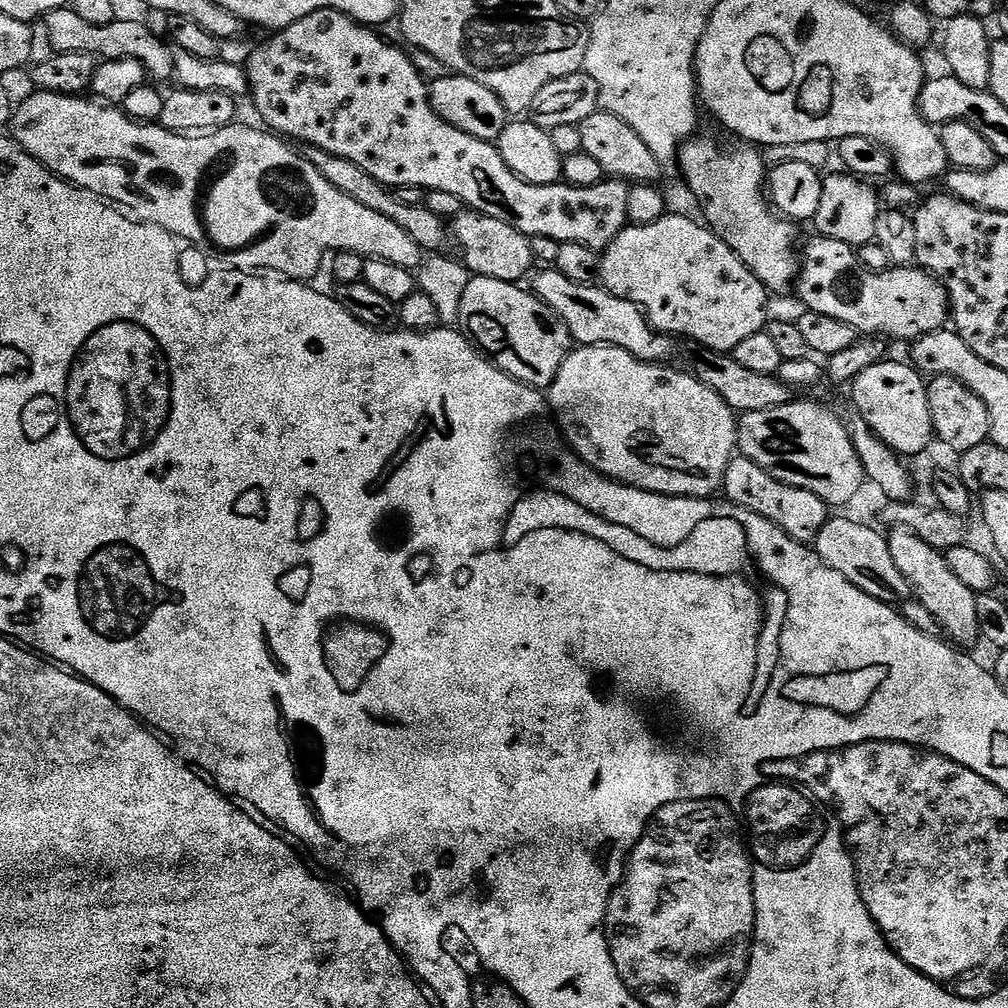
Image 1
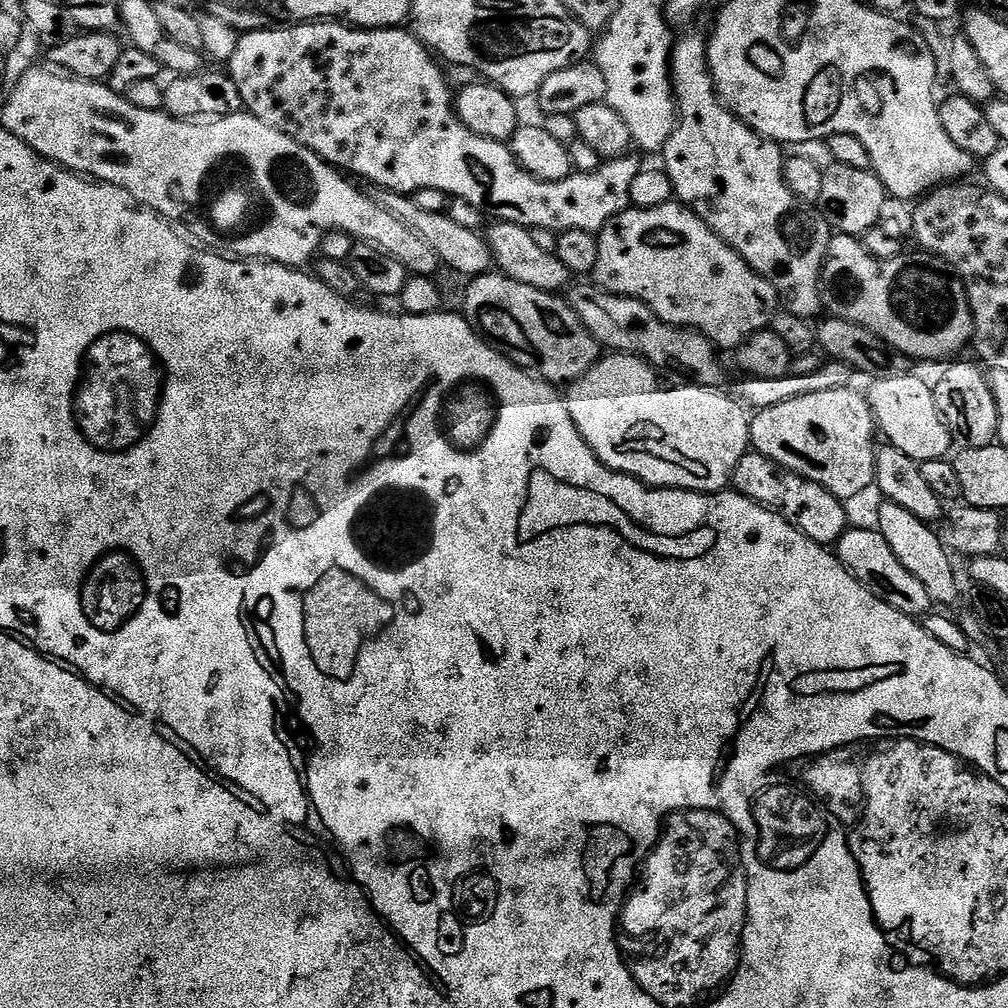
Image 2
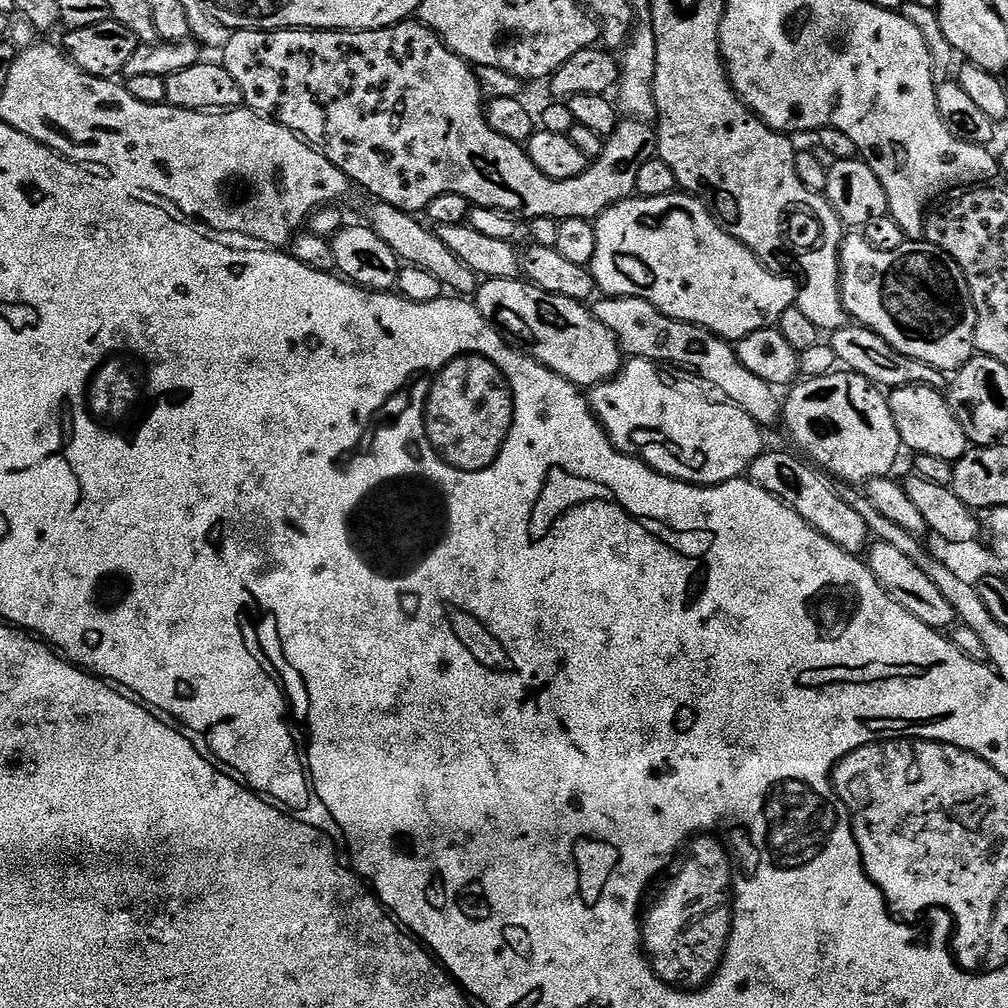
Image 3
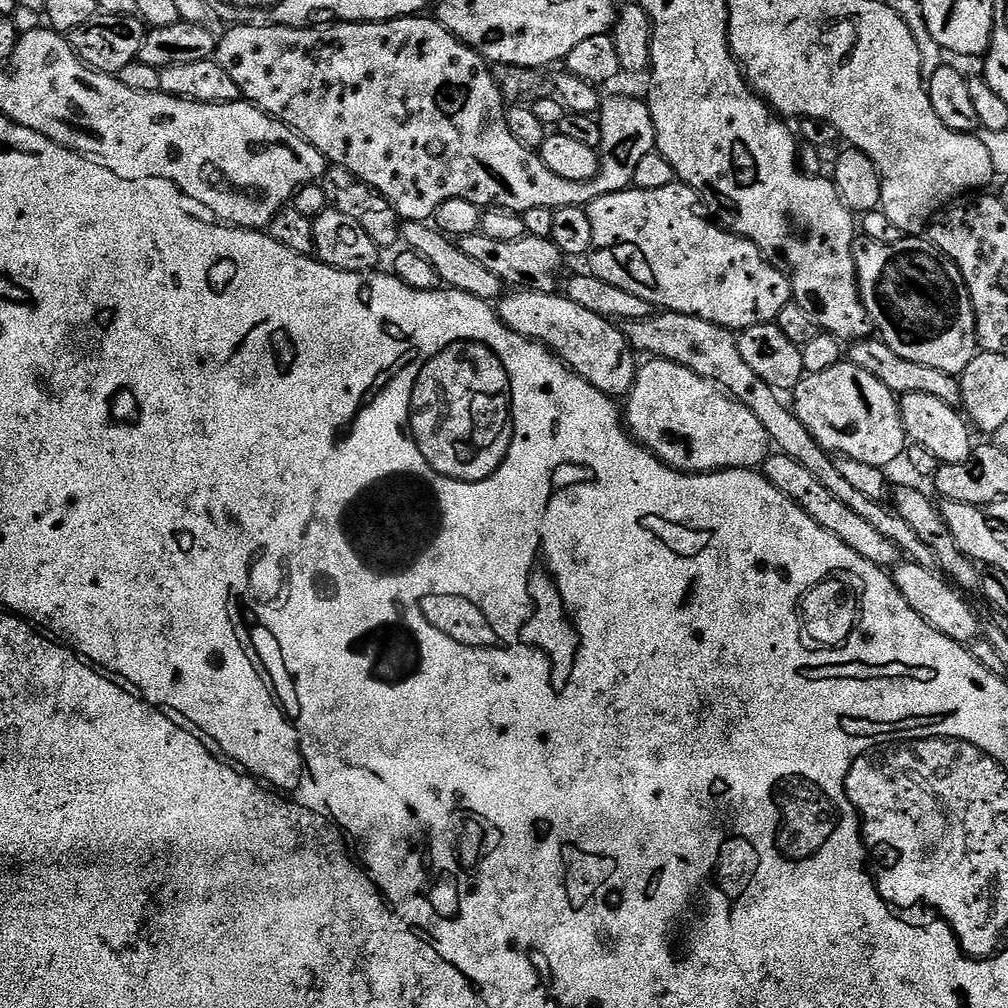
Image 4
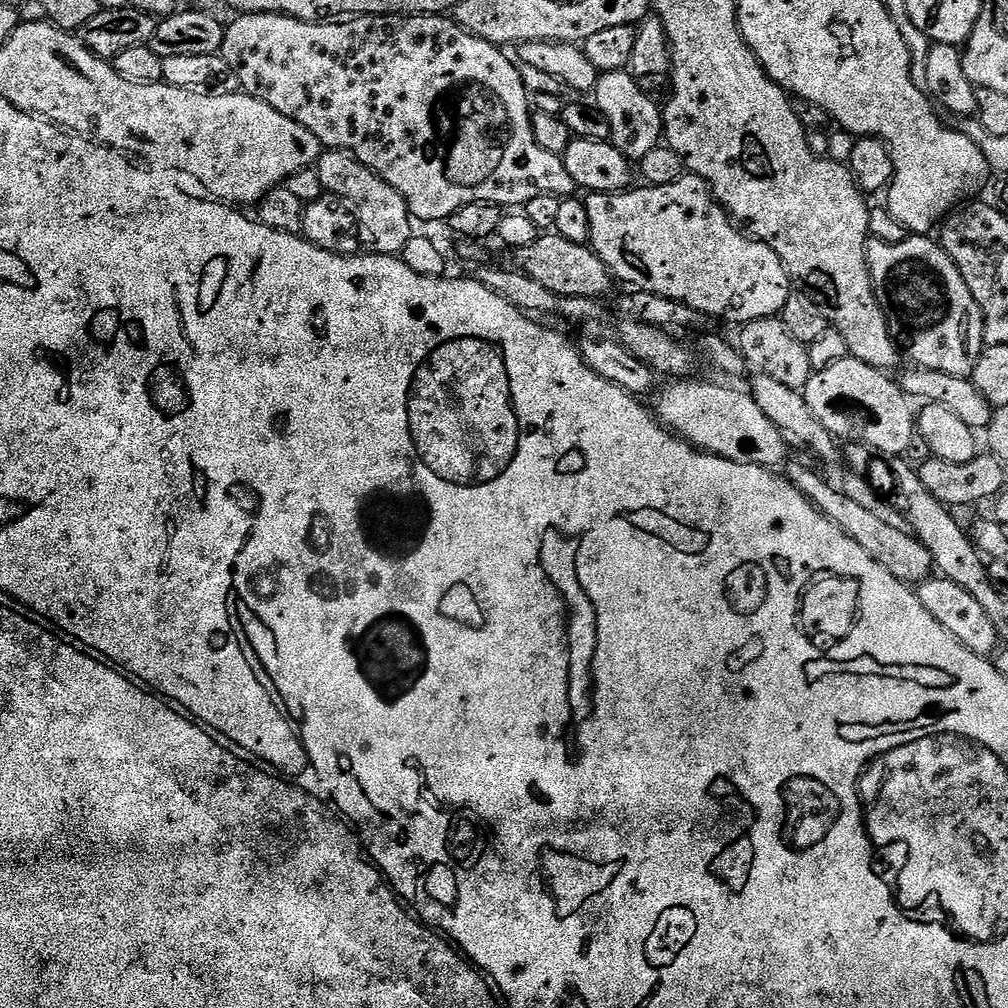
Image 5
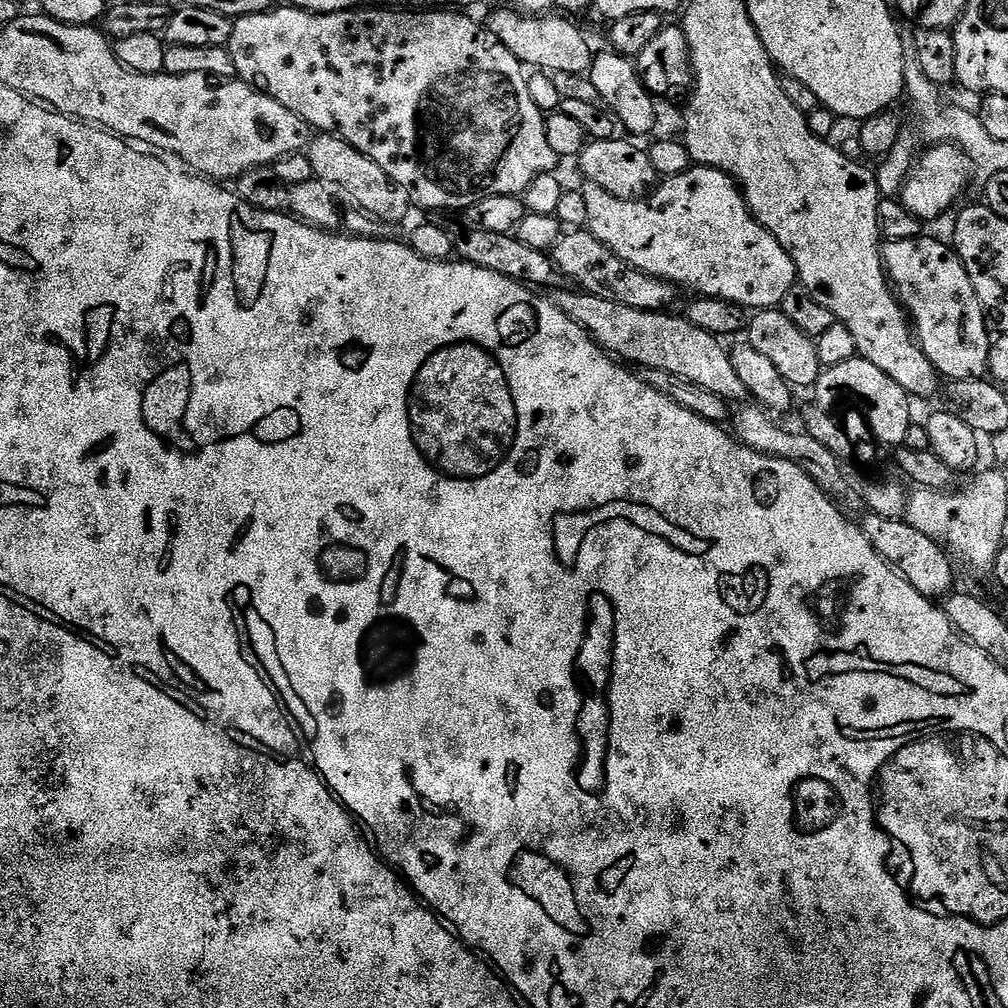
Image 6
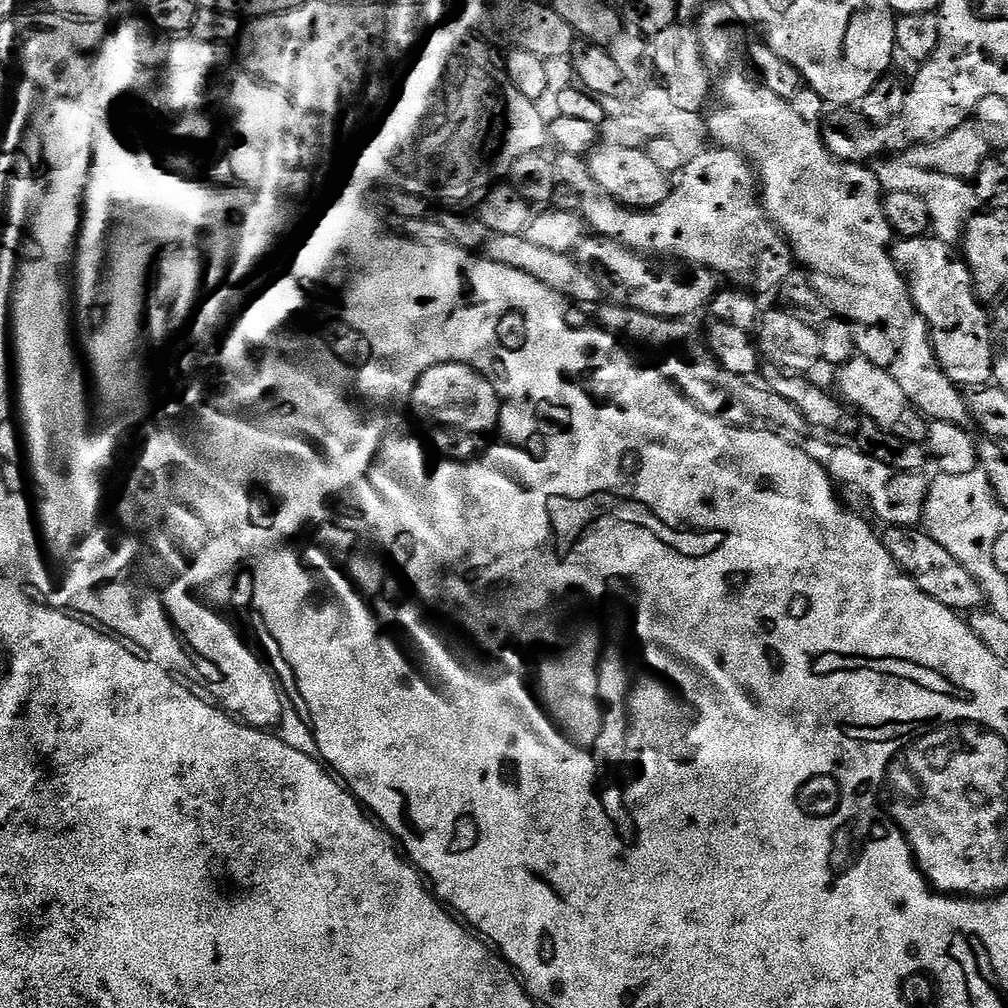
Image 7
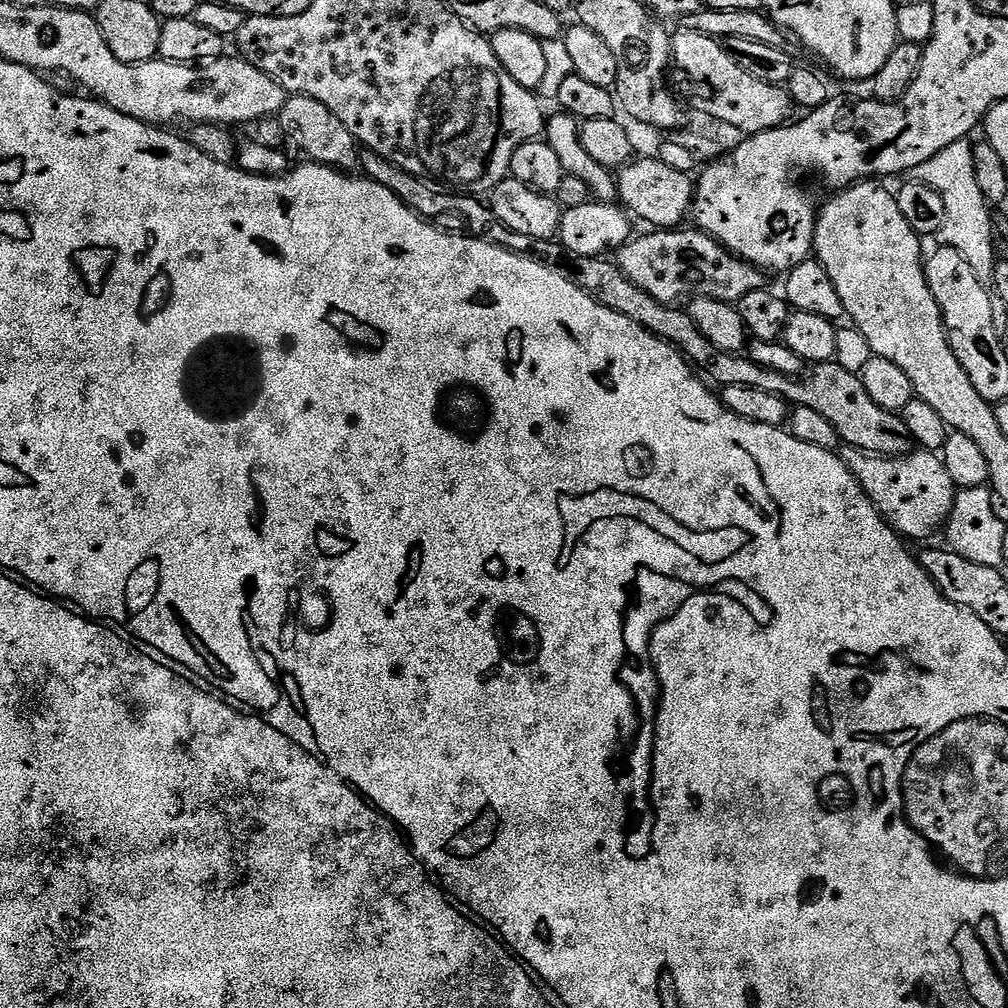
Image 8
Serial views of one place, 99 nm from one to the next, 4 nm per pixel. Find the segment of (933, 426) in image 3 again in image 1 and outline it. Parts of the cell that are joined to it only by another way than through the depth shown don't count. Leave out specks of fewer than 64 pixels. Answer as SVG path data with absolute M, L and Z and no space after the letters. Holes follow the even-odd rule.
M885 358L880 363L862 370L850 385L852 400L860 411L859 419L867 424L872 434L886 442L901 457L916 456L934 444L928 385L925 377L911 363L899 364Z

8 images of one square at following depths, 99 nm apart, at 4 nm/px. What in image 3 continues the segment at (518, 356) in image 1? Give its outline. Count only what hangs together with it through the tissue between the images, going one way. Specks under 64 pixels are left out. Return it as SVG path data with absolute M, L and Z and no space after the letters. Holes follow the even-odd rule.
M513 278L485 279L474 293L474 303L482 318L493 328L515 341L543 368L569 380L581 390L604 384L621 370L620 344L581 301L543 292L523 279Z

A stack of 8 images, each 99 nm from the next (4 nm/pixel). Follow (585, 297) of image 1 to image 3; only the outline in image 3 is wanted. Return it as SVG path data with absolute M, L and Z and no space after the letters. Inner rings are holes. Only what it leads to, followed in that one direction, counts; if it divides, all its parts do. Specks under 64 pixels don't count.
M600 298L591 305L590 311L606 330L612 332L625 357L650 360L657 366L673 364L676 368L685 368L698 379L705 380L710 387L717 388L727 403L736 404L743 412L750 414L756 424L767 426L781 423L782 400L776 397L777 389L762 382L762 378L750 374L750 370L746 370L737 359L735 347L731 343L721 342L696 324L684 324L664 316L642 298Z

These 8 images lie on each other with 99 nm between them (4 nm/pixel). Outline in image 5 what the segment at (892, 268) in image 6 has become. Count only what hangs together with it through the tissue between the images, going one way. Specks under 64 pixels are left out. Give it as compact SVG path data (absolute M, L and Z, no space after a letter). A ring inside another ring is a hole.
M910 234L902 242L869 239L867 254L872 293L884 312L888 333L897 345L908 347L911 363L971 377L986 347L984 315L950 254L928 234Z

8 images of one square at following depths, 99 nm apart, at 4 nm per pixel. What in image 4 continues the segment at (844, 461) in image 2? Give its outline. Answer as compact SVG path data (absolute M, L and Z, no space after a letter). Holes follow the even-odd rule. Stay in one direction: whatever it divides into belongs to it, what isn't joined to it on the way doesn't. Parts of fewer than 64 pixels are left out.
M841 362L822 374L805 375L794 389L796 417L829 454L849 456L866 466L887 469L906 452L904 423L895 392L890 391L874 374L858 366Z

